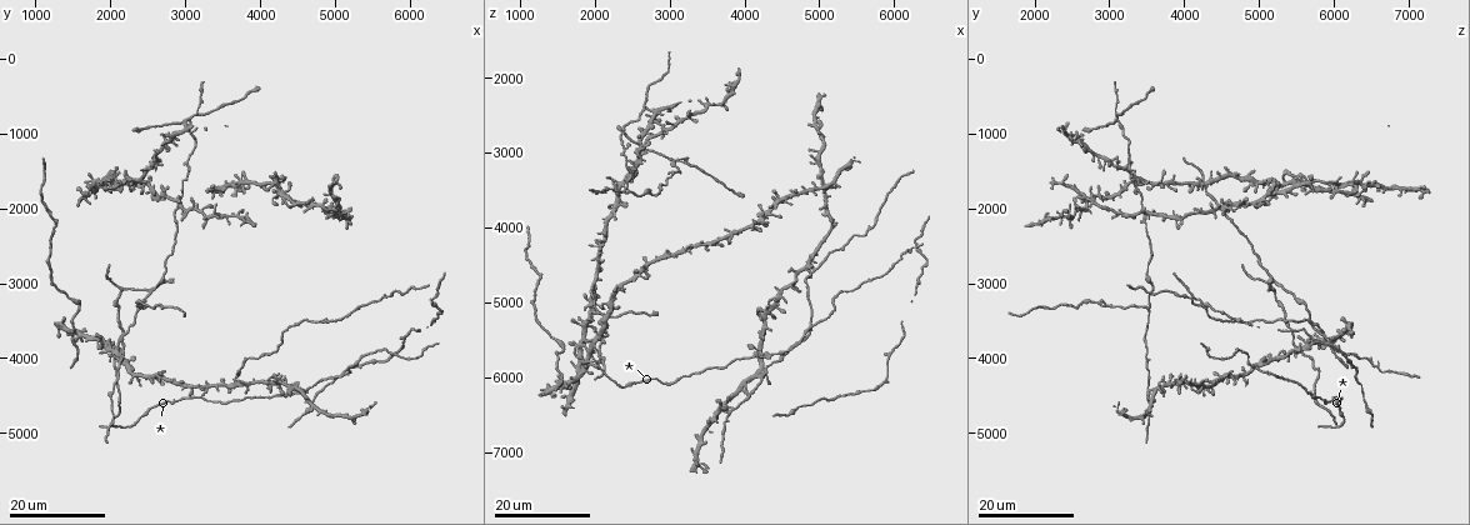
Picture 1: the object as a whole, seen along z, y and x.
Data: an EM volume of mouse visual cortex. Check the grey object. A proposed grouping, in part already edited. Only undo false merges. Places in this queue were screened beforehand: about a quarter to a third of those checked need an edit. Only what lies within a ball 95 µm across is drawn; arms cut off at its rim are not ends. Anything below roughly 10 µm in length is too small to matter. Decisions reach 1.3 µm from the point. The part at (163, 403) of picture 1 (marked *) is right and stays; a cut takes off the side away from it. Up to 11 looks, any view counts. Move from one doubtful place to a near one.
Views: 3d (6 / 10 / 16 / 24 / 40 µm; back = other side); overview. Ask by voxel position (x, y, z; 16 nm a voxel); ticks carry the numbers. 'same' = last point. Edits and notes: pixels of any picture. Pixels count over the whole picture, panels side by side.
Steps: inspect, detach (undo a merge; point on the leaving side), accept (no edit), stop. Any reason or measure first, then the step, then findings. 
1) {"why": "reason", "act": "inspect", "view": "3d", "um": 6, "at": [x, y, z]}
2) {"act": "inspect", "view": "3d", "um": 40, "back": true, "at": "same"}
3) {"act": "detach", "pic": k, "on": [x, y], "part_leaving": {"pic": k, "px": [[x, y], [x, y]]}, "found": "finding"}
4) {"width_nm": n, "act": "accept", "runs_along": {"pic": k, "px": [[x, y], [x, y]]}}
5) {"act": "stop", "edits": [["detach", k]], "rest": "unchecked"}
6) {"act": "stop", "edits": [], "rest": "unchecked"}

{"why": "calibre changes", "act": "inspect", "view": "3d", "um": 24, "at": [2100, 3200, 5200]}

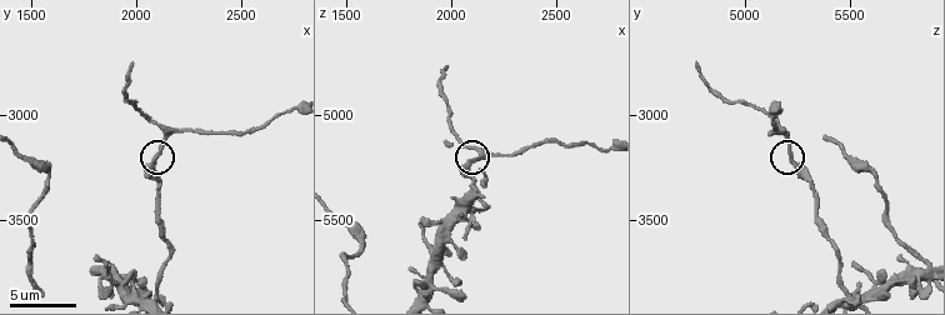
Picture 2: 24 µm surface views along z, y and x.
{"act": "inspect", "view": "3d", "um": 10, "at": [2080, 3220, 5210]}

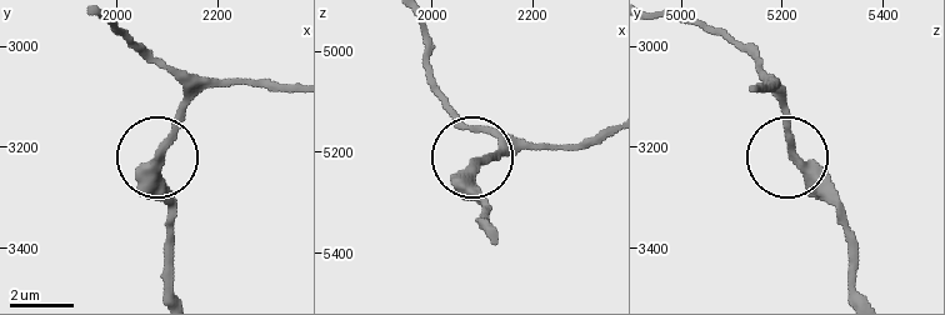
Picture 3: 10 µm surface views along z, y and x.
{"width_nm": 300, "act": "accept", "runs_along": {"pic": 3, "px": [[493, 243], [474, 158], [515, 158]]}, "found": "continuous, no second neuron"}

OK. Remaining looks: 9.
{"why": "four or more arms meet", "act": "inspect", "view": "3d", "um": 10, "at": [2100, 3860, 5490]}

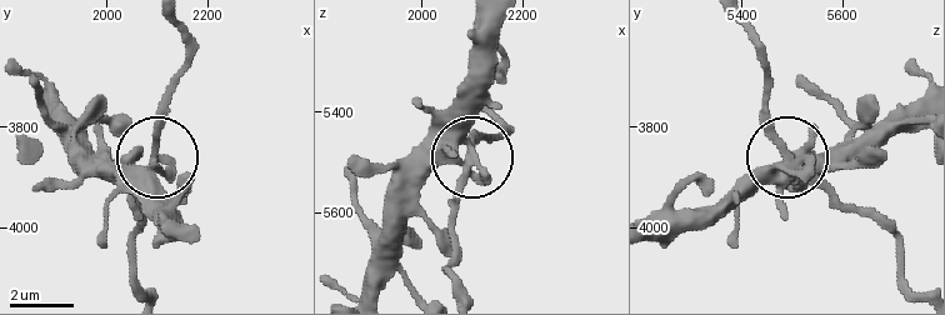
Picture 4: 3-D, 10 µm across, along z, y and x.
{"act": "accept", "runs_along": {"pic": 4, "px": [[911, 290], [896, 241], [791, 161], [766, 83]]}, "found": "continuous, no second neuron"}

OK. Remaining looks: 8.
{"why": "four-way junction", "act": "inspect", "view": "3d", "um": 16, "at": [1600, 3700, 6100]}

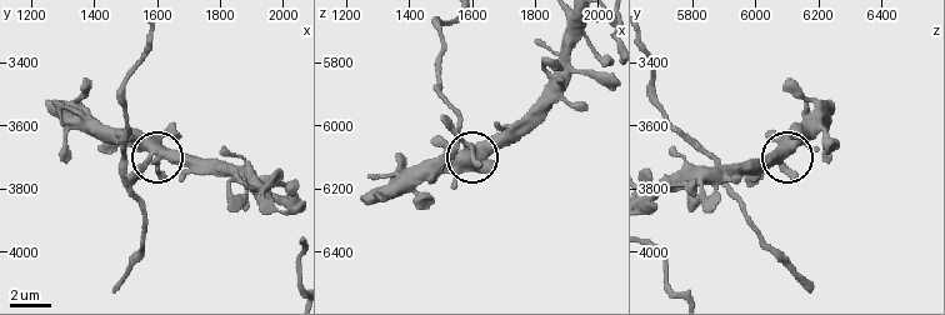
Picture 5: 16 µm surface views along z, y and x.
{"act": "inspect", "view": "3d", "um": 6, "at": "same"}

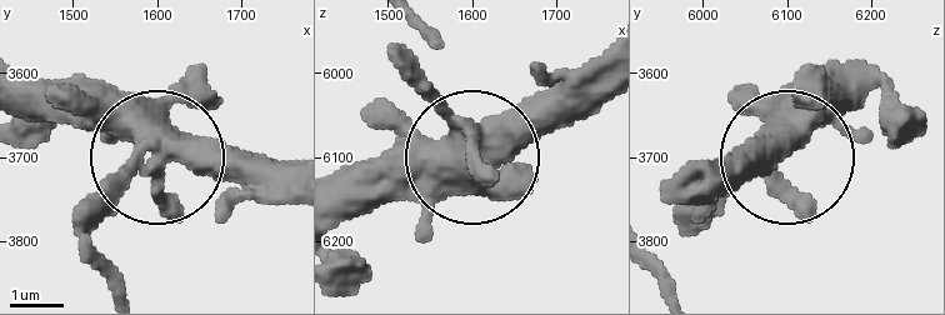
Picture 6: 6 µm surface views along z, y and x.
{"act": "accept", "found": "all the same neuron"}

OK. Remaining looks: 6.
{"why": "two arms in line, one across", "act": "inspect", "view": "3d", "um": 24, "at": [2400, 3300, 3500]}

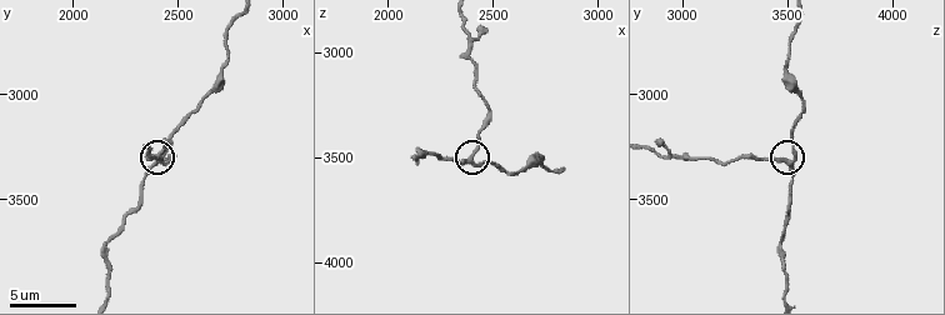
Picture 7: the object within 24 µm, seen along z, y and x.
{"act": "inspect", "view": "3d", "um": 6, "at": [2410, 3310, 3520]}

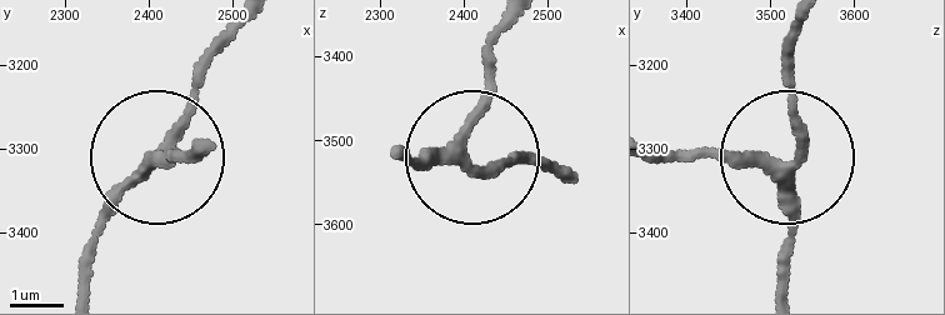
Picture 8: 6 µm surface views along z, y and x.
{"side_arm_um": 39, "arms": 3, "act": "accept", "found": "all the same neuron"}

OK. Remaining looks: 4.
{"why": "three arms meet", "act": "inspect", "view": "3d", "um": 24, "at": [3050, 800, 3100]}

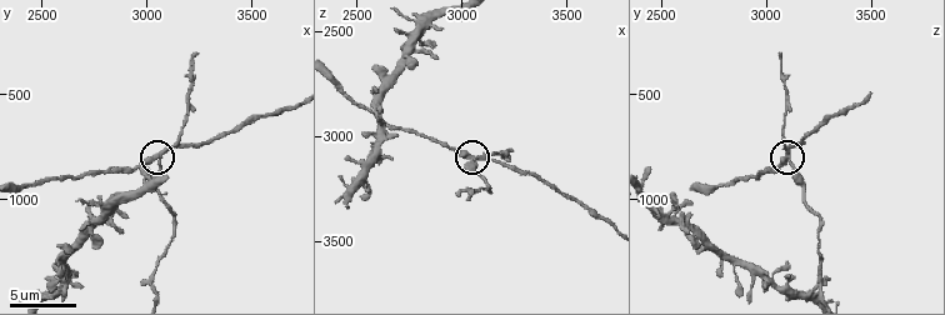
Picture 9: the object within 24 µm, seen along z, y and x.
{"act": "inspect", "view": "3d", "um": 10, "at": [3020, 800, 3090]}

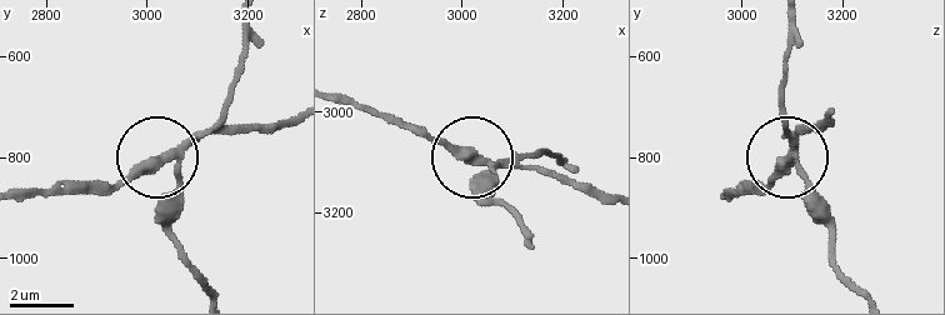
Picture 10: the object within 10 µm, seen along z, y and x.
{"act": "detach", "pic": 10, "on": [146, 161], "part_leaving": {"pic": 10, "px": [[506, 169], [544, 169], [608, 194]]}, "found": "two neurons meet here"}

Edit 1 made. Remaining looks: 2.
{"act": "stop", "edits": [["detach", 10]], "rest": "unchecked"}

